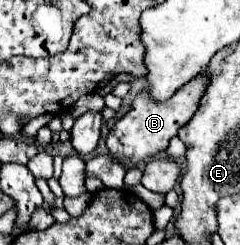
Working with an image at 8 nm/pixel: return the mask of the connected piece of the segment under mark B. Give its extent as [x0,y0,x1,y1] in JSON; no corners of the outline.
[106,72,208,166]

